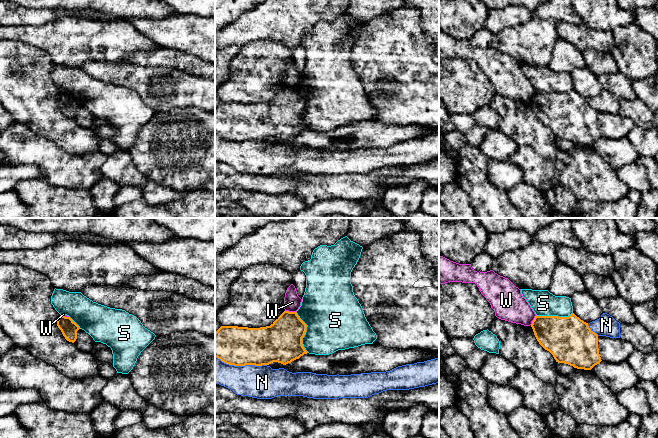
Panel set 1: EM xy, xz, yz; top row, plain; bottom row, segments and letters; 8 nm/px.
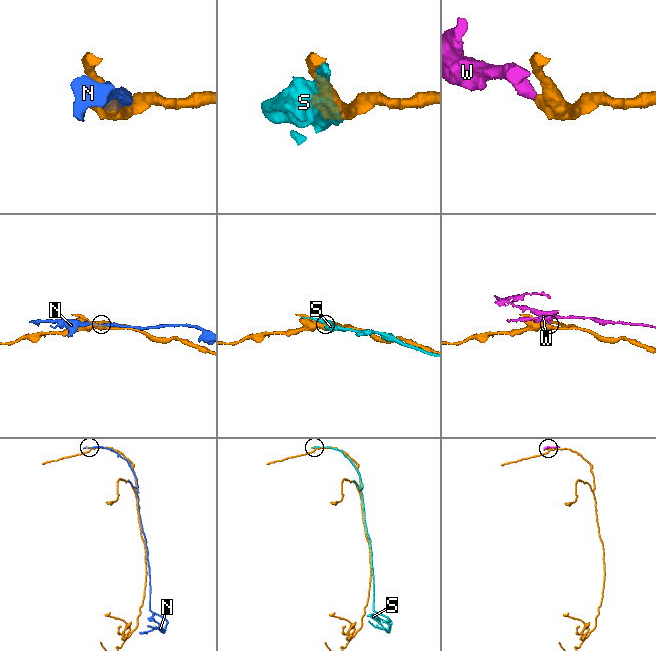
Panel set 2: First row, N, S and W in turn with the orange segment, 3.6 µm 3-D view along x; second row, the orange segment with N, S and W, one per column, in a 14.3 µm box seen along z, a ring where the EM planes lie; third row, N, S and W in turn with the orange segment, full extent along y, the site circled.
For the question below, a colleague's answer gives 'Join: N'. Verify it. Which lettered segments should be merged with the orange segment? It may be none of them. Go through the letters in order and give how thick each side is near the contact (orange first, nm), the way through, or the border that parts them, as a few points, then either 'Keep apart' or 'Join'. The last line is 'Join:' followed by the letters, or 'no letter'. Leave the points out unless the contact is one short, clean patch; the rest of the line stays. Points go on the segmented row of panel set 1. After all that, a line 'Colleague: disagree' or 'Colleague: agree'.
N: Thickness 320 nm (orange) against 280 nm. Keep apart
S: Thickness 320 nm (orange) against 460 nm. Keep apart
W: Thickness 320 nm (orange) against 140 nm. Boundary: xz (285, 310), (295, 312). Keep apart
Join: no letter
Colleague: disagree

